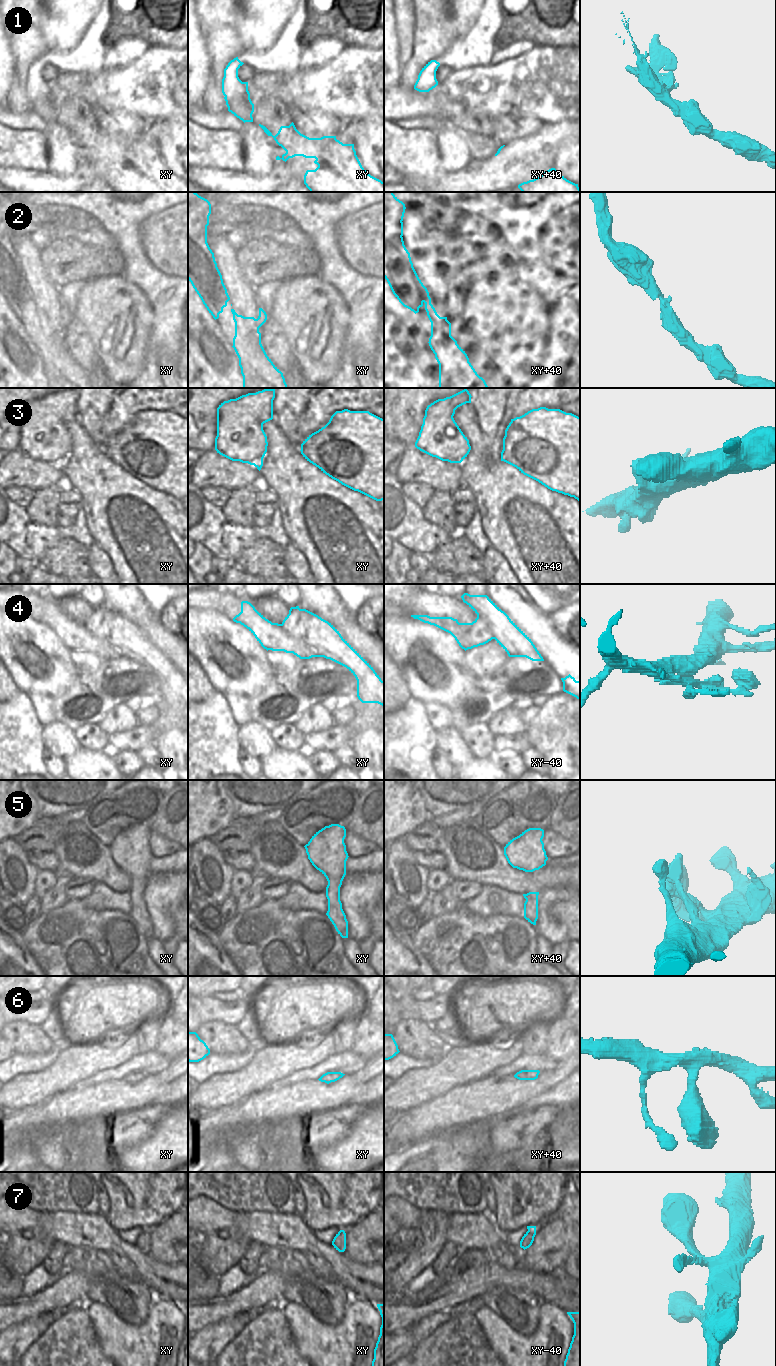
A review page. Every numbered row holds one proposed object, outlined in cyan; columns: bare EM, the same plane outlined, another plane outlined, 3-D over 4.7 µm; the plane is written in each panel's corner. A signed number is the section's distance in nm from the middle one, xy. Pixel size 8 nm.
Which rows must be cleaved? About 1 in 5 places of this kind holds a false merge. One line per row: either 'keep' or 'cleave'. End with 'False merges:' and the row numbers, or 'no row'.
1: cleave
2: keep
3: keep
4: cleave
5: keep
6: keep
7: keep
False merges: 1, 4

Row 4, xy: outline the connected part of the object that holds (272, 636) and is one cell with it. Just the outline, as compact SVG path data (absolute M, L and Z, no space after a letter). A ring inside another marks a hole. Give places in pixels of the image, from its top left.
M248 601L241 602L241 612L233 621L246 627L267 651L294 653L296 650L295 638L281 624L266 619Z

